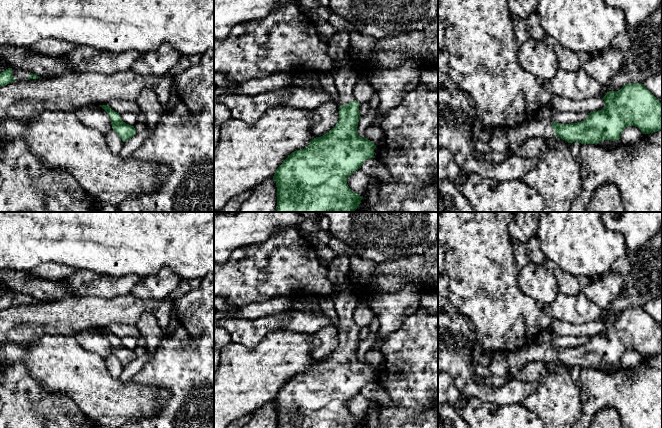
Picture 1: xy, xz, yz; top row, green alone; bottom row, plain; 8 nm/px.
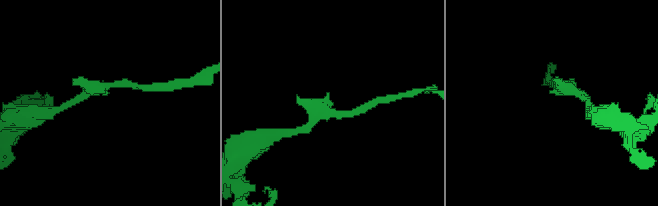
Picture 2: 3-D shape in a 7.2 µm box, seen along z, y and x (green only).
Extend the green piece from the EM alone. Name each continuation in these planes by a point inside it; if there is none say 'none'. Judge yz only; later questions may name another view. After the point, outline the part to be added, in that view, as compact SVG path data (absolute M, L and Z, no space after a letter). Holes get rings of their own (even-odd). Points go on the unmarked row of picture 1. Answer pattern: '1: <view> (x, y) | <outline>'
1: yz (534, 351) | M546 339L543 343L531 342L517 351L507 352L506 354L509 372L513 379L515 379L516 373L529 362L541 361L547 364L555 361L549 339Z

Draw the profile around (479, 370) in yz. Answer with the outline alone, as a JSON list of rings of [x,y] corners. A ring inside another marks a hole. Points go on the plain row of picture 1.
[[[477,363],[474,364],[474,372],[476,375],[482,376],[482,377],[489,377],[491,376],[489,370],[487,369],[487,367],[483,367]]]

